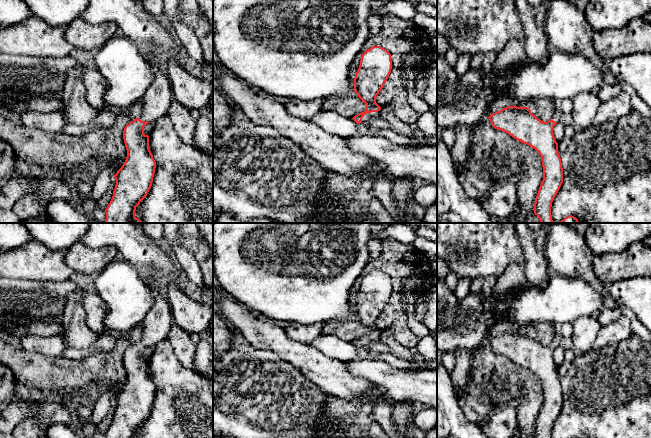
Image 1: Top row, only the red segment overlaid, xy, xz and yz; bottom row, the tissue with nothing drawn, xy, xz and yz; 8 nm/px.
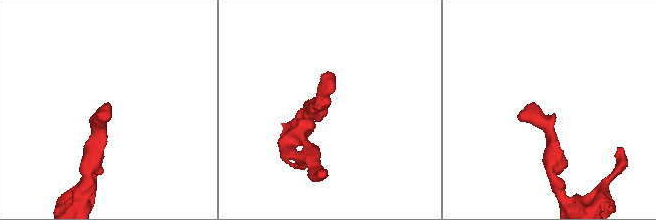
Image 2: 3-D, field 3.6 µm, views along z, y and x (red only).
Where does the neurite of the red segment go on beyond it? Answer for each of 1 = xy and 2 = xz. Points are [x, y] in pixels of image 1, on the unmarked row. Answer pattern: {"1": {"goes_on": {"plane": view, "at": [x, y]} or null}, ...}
{"1": {"goes_on": {"plane": "xy", "at": [157, 324]}}, "2": {"goes_on": {"plane": "xz", "at": [368, 340]}}}

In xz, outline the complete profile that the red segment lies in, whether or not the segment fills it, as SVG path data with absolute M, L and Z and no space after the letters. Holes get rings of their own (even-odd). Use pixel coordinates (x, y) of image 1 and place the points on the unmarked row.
M373 270L362 278L354 302L354 316L366 328L366 333L352 342L356 347L368 347L373 341L381 340L376 321L384 311L391 293L391 278L386 273Z

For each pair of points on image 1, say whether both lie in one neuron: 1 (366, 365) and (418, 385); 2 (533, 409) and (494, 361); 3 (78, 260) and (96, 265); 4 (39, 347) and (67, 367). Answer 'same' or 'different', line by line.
1: same
2: same
3: same
4: different

